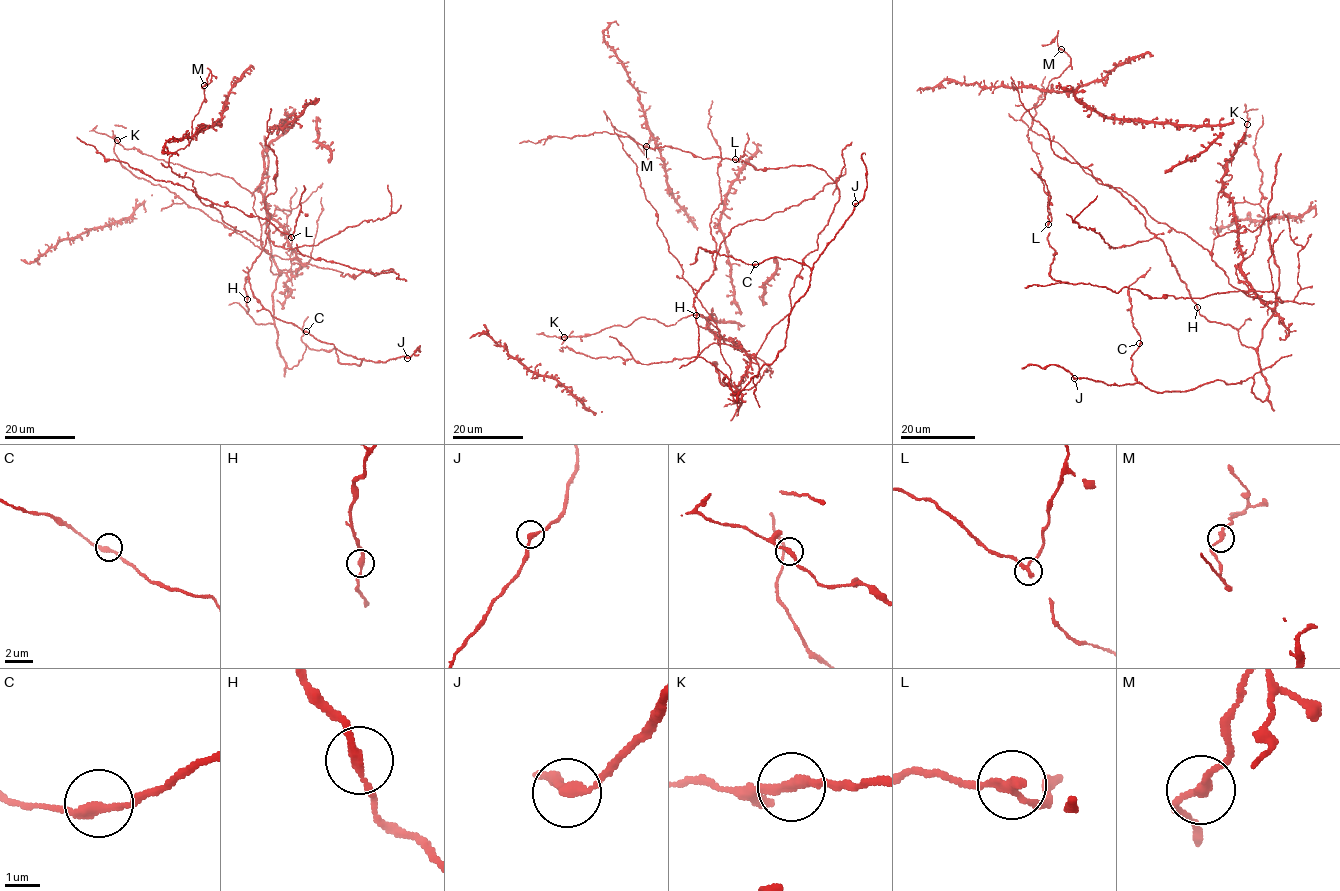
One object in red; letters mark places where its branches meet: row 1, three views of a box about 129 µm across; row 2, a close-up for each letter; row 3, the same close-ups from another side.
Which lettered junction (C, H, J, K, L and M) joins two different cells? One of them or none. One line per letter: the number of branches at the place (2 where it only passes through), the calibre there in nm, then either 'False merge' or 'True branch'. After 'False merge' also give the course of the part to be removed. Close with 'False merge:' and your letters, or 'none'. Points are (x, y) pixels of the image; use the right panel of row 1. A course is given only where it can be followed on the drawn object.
C: Branches: 2. Thickness 280 nm. True branch
H: Branches: 2. Thickness 240 nm. True branch
J: Branches: 2. Thickness 240 nm. True branch
K: Branches: 2. Thickness 280 nm. True branch
L: Branches: 2. Thickness 260 nm. False merge. Course of the part to remove: (1048, 223), (1050, 196), (1044, 191), (1038, 175), (1040, 163), (1026, 135), (1045, 76)
M: Branches: 2. Thickness 260 nm. True branch
False merge: L

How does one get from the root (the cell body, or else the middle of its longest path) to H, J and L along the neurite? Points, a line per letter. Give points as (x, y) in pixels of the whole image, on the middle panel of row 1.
H: (764, 341), (740, 383), (728, 386), (723, 382), (724, 375), (698, 356), (696, 315)
J: (764, 341), (740, 383), (728, 386), (724, 377), (733, 393), (785, 345), (813, 262), (855, 203)
L: (764, 341), (790, 311), (790, 290), (804, 258), (818, 248), (839, 189), (812, 165), (757, 169), (735, 159)

